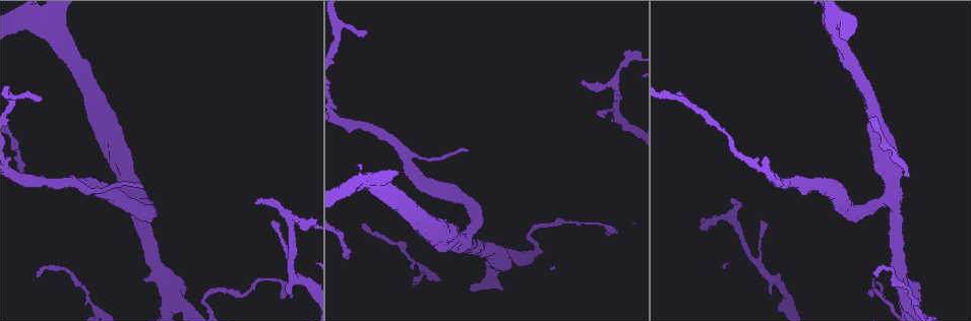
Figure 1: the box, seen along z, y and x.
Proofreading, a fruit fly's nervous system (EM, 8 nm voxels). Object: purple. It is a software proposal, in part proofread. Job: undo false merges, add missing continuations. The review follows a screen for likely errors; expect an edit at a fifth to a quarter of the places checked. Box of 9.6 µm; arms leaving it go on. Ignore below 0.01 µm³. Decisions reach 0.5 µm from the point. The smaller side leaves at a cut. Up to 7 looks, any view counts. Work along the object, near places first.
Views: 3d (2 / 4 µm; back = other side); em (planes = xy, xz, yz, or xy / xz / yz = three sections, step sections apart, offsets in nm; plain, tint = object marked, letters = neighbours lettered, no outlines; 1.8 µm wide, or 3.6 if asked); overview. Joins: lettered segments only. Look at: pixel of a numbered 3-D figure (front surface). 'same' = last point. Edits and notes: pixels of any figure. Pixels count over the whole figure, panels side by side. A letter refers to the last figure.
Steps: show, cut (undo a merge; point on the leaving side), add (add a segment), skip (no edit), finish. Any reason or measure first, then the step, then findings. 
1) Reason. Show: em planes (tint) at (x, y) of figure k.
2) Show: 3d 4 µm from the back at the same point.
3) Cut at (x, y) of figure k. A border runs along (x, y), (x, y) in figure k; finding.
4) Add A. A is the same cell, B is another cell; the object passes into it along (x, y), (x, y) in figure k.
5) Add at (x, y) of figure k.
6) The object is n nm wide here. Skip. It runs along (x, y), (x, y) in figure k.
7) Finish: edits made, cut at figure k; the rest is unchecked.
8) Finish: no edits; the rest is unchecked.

Sharp bend. Show: em xy step 16 (tint) at (22, 98) of figure 1.

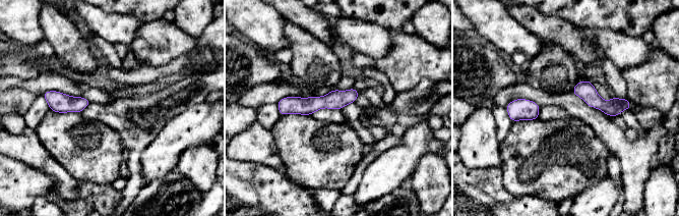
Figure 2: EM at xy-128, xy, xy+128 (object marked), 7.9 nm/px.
Cut it another way. Show: em yz step 16 (letters) at the same point.

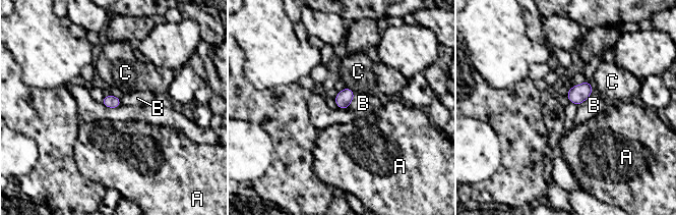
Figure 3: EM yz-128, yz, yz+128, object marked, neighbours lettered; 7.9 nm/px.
Skip. A, B and C are other cells; continuous, no second cell.

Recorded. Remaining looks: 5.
Thin end. Show: 3d 2 µm from the back at (361, 228) of figure 1.

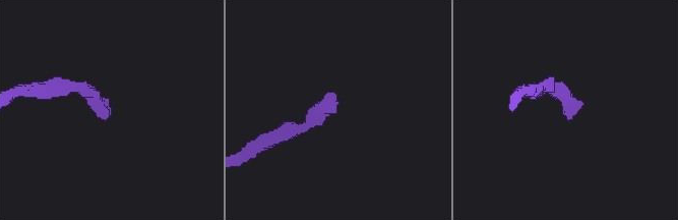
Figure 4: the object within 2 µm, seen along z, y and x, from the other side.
Shape alone is not enough. Show: em yz step 8 (letters) at (335, 105) of figure 4.

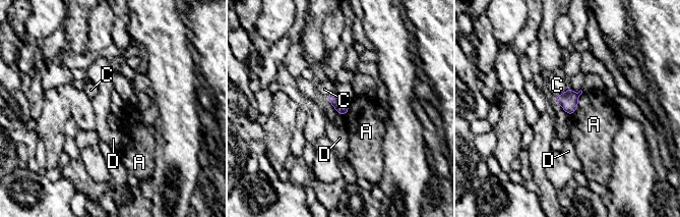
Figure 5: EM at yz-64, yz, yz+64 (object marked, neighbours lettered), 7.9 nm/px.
Cut it another way. Show: em planes (letters) at the same point.

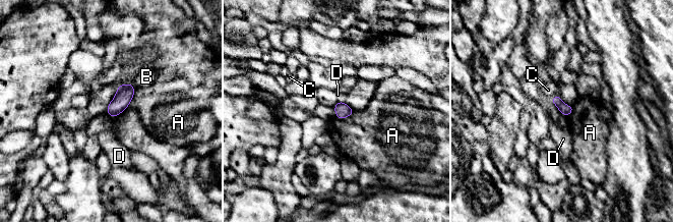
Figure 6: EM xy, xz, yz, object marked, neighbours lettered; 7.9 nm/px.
The longest contact is with A, 170 nm. Skip. A, B, C and D are other cells; a border runs along (556, 106), (560, 113) in figure 6; none of them fits.

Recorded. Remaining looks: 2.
Free end. Show: em planes (tint) at (906, 175) of figure 1.

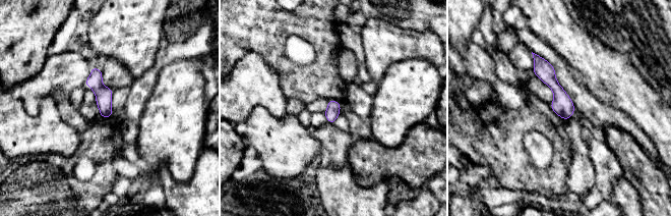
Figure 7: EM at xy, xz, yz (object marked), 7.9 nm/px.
See the neighbours. Show: em planes (letters) at the same point.

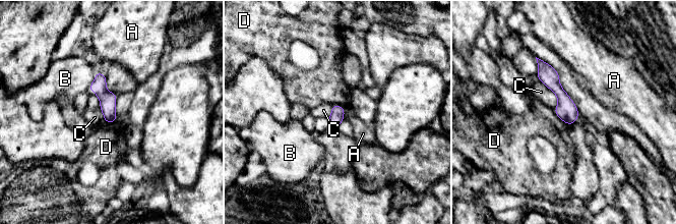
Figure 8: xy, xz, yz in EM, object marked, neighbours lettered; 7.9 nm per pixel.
Skip. A, B, C and D are other cells; a border runs along (553, 109), (567, 124) in figure 8; none of them fits.

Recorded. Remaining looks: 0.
Finish: no edits; the rest is unchecked.

